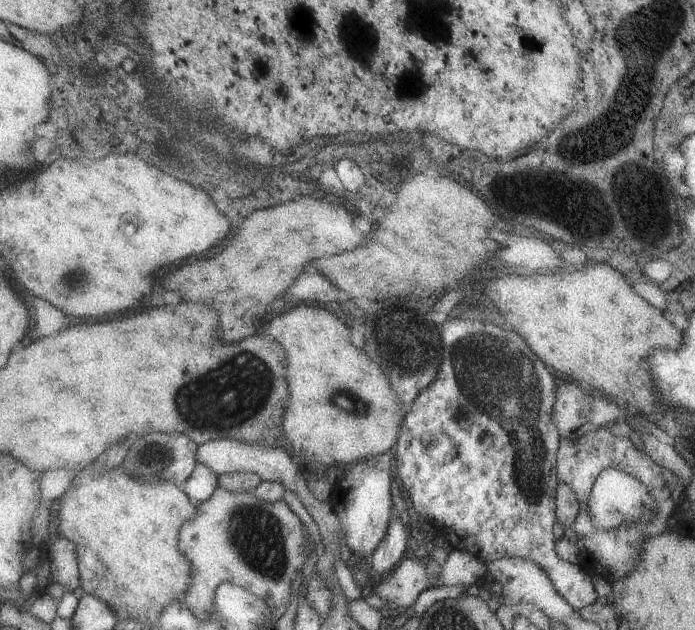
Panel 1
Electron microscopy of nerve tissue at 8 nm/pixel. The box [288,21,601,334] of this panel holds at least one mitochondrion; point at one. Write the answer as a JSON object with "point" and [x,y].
{"point":[356,48]}

